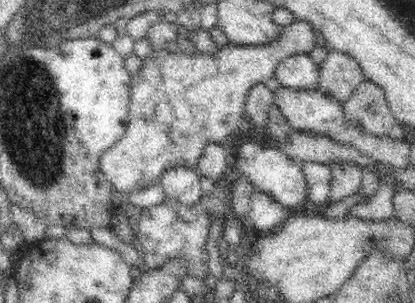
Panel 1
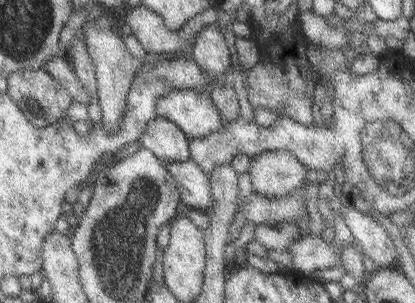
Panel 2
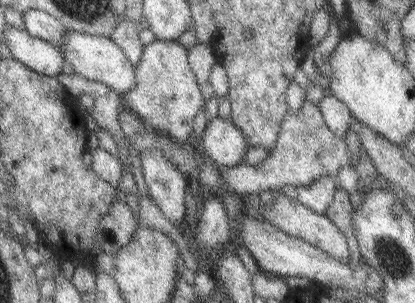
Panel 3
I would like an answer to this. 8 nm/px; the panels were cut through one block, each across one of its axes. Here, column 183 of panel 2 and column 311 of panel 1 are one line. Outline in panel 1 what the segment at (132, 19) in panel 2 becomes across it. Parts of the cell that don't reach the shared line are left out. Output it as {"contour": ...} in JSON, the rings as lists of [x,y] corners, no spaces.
{"contour":[[[296,22],[284,26],[284,36],[274,44],[264,46],[224,46],[218,48],[214,56],[200,54],[198,58],[186,58],[182,52],[174,56],[172,52],[156,54],[154,60],[142,64],[138,76],[132,76],[132,110],[128,120],[128,132],[124,138],[112,146],[100,160],[100,170],[106,180],[122,192],[124,196],[132,196],[134,192],[148,190],[152,186],[162,184],[164,172],[172,168],[190,168],[202,178],[198,172],[198,160],[206,148],[206,144],[222,144],[238,134],[238,124],[246,116],[248,94],[262,82],[266,84],[274,78],[278,64],[288,56],[304,56],[316,46],[316,30],[310,22]]]}

